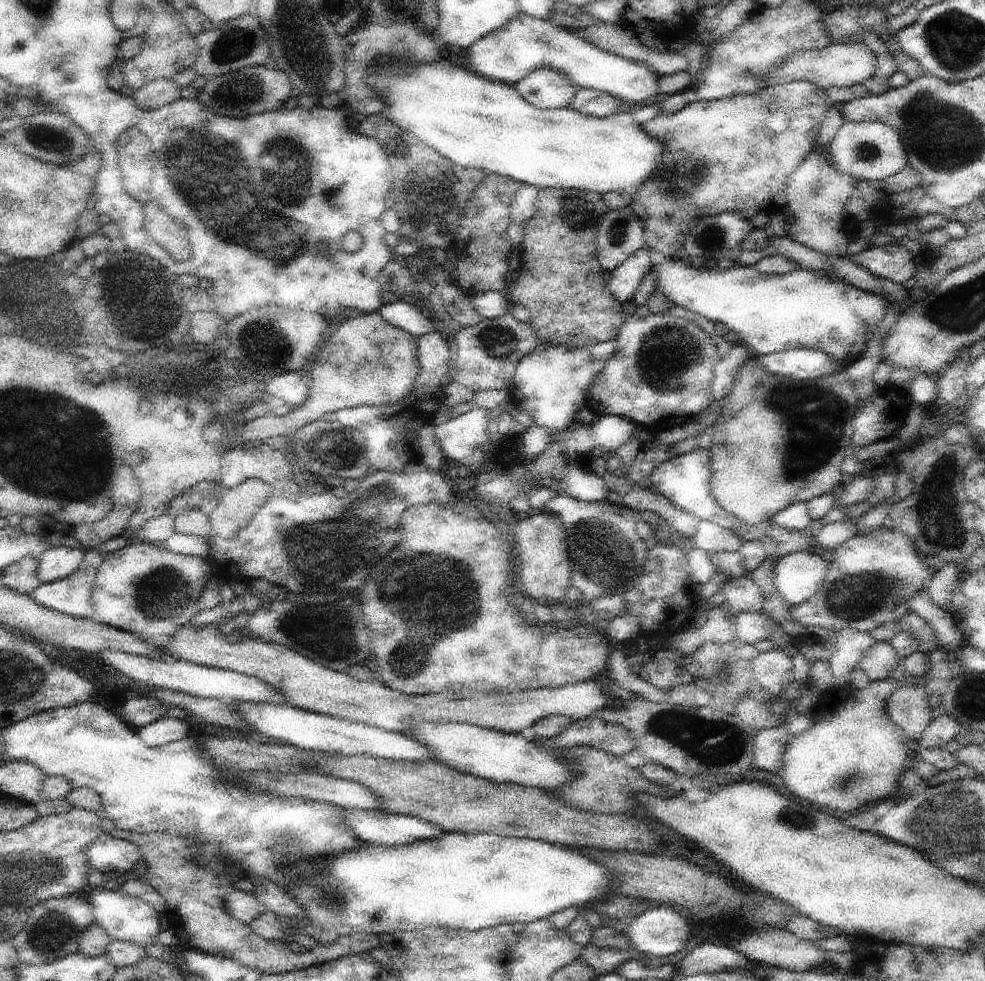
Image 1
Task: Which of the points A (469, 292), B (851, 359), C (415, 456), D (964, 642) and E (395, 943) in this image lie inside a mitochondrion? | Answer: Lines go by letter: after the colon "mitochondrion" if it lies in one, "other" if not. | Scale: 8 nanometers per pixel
A: other
B: other
C: other
D: other
E: other

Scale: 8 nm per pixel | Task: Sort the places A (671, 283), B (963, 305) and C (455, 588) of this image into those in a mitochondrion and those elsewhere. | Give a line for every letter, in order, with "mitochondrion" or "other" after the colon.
A: other
B: mitochondrion
C: mitochondrion

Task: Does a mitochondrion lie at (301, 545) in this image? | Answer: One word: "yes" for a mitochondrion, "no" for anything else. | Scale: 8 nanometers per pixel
yes

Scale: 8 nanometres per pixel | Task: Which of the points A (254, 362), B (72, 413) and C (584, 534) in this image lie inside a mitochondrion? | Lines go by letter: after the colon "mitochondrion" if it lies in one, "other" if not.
A: mitochondrion
B: mitochondrion
C: mitochondrion

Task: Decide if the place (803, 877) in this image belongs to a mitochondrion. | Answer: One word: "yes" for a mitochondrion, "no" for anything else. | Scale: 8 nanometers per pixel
no

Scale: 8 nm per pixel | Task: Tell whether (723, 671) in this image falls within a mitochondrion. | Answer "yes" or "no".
yes

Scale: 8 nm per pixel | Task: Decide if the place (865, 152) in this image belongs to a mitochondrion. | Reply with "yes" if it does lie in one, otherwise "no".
yes

